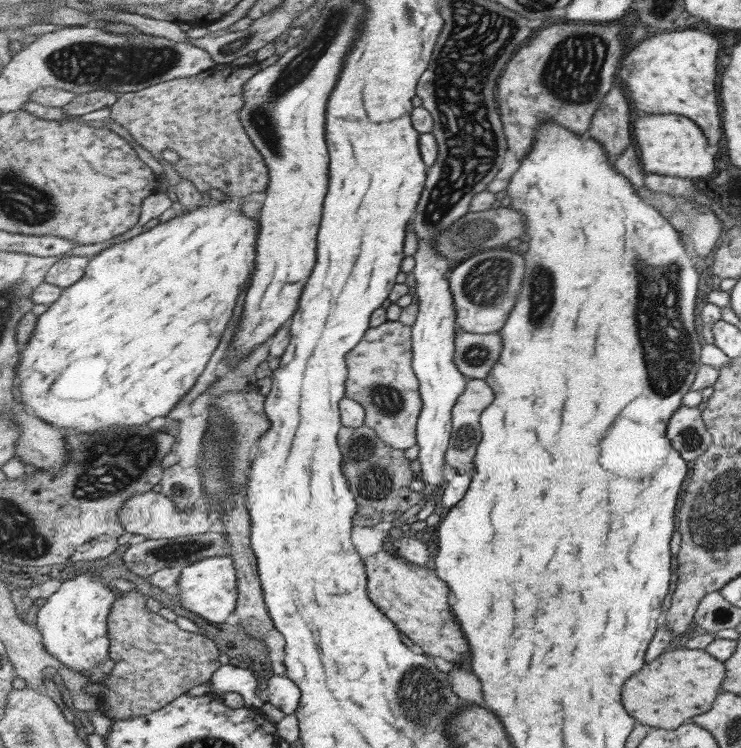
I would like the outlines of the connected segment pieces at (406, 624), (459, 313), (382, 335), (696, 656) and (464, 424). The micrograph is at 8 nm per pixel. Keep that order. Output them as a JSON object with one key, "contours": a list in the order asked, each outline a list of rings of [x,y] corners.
{"contours":[[[[381,551],[366,559],[368,574],[368,593],[372,601],[398,626],[403,635],[407,635],[415,644],[423,649],[424,655],[440,656],[455,665],[465,660],[465,654],[471,650],[469,640],[463,628],[457,624],[457,617],[451,604],[450,586],[436,571],[429,567],[419,566],[400,557],[394,551]]],[[[505,246],[489,249],[456,264],[449,272],[458,327],[475,334],[491,334],[504,328],[523,290],[525,258]]],[[[400,320],[387,321],[381,326],[370,328],[362,341],[347,353],[347,368],[350,370],[346,382],[346,397],[352,398],[366,407],[365,425],[375,430],[387,445],[399,450],[407,450],[418,445],[418,422],[423,412],[423,399],[420,382],[413,367],[414,339],[412,326]]],[[[673,648],[627,682],[623,704],[627,706],[627,712],[644,725],[673,730],[691,717],[709,710],[711,702],[717,700],[717,690],[725,677],[725,663],[707,654],[706,650]]],[[[469,379],[466,392],[458,398],[454,407],[454,434],[446,454],[446,464],[453,467],[457,473],[475,475],[475,457],[477,449],[483,440],[481,418],[487,407],[495,402],[496,394],[486,379]]]]}

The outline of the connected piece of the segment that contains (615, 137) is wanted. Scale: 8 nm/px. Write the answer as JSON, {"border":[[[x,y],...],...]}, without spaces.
{"border":[[[615,86],[606,94],[587,135],[599,141],[607,150],[612,163],[622,156],[631,144],[631,106],[621,86]]]}

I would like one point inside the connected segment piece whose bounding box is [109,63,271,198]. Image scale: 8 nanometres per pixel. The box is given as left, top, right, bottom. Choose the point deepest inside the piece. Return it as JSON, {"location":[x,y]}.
{"location":[199,117]}

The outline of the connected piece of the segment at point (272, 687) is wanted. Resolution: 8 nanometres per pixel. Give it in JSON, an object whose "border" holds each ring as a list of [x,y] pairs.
{"border":[[[273,675],[268,680],[268,702],[284,714],[293,714],[302,699],[299,686],[287,676]]]}

